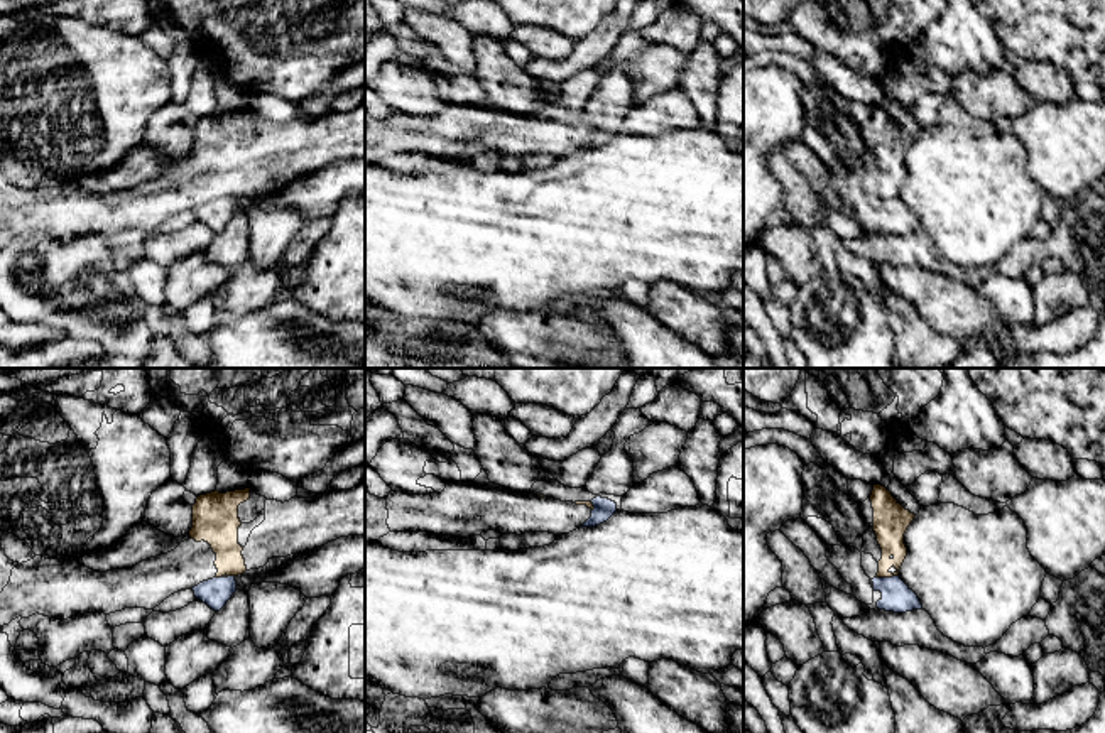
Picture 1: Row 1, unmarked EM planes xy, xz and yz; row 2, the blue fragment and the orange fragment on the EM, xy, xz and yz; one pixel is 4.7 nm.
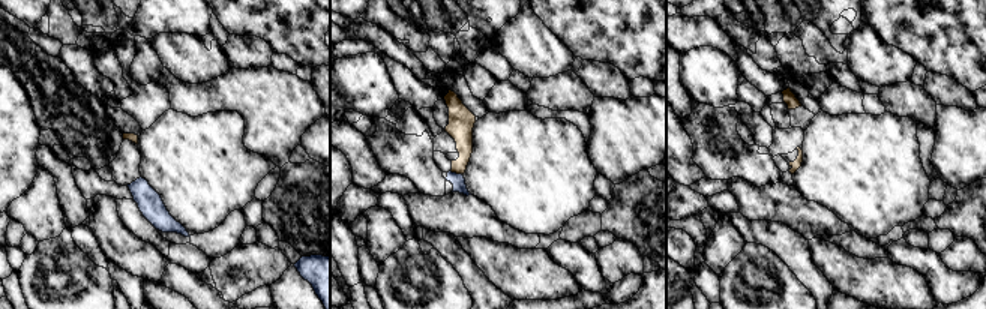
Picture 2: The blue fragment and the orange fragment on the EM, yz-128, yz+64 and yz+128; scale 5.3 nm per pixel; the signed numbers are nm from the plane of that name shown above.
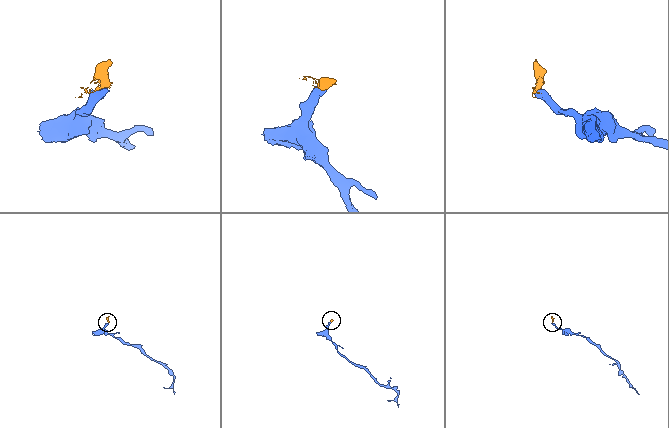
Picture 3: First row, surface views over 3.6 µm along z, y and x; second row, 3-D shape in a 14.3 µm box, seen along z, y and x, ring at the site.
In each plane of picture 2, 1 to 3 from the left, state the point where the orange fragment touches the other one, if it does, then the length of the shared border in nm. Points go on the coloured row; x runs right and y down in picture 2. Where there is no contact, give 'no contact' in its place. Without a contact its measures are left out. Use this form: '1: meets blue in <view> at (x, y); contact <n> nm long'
1: no contact
2: meets blue in yz+64 at (455, 173); contact 70 nm long
3: no contact

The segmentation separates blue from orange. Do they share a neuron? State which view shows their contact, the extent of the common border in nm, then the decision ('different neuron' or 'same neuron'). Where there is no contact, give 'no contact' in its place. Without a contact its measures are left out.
contact in yz; length 110 nm; different neuron

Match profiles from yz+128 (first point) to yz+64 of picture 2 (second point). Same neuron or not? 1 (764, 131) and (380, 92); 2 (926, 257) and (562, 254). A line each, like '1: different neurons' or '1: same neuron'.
1: different neurons
2: same neuron

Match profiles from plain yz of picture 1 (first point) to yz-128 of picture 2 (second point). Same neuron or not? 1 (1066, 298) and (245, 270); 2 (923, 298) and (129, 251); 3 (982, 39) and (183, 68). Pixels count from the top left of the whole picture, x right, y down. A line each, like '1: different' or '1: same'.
1: same
2: same
3: different

